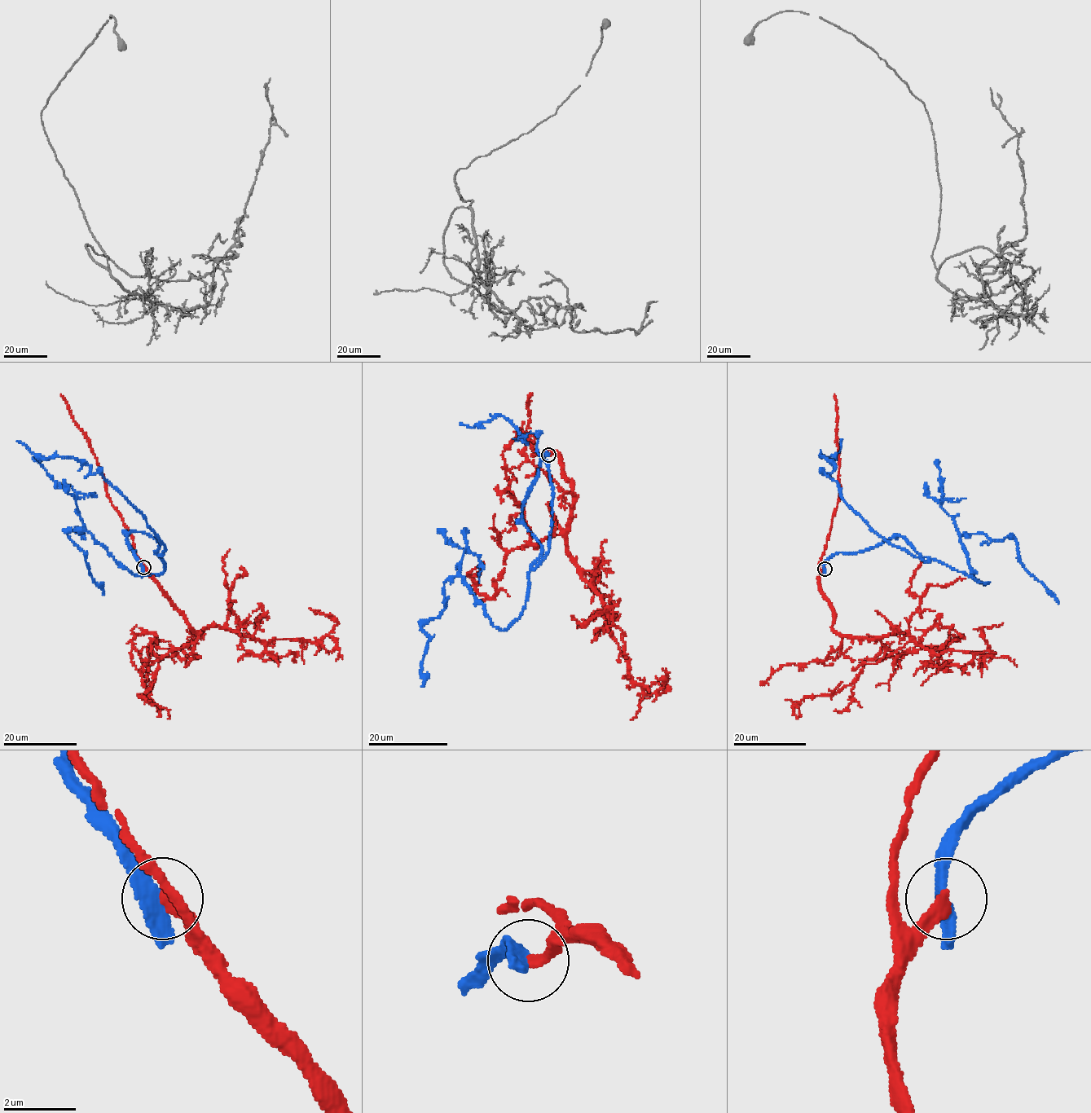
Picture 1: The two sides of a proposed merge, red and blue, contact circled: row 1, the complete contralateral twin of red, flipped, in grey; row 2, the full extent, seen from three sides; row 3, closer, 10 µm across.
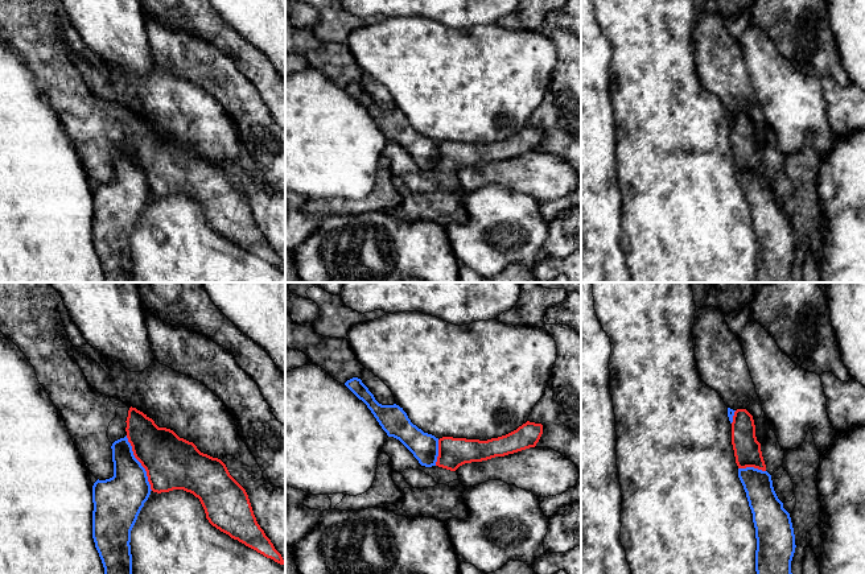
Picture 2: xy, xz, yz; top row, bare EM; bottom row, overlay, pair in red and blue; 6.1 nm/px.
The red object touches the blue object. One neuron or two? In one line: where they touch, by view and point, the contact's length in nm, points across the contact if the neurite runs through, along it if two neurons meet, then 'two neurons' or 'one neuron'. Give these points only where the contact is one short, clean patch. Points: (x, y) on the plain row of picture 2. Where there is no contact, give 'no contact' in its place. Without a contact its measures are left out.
meets red in xy at (140, 166); contact 380 nm long; two neurons

